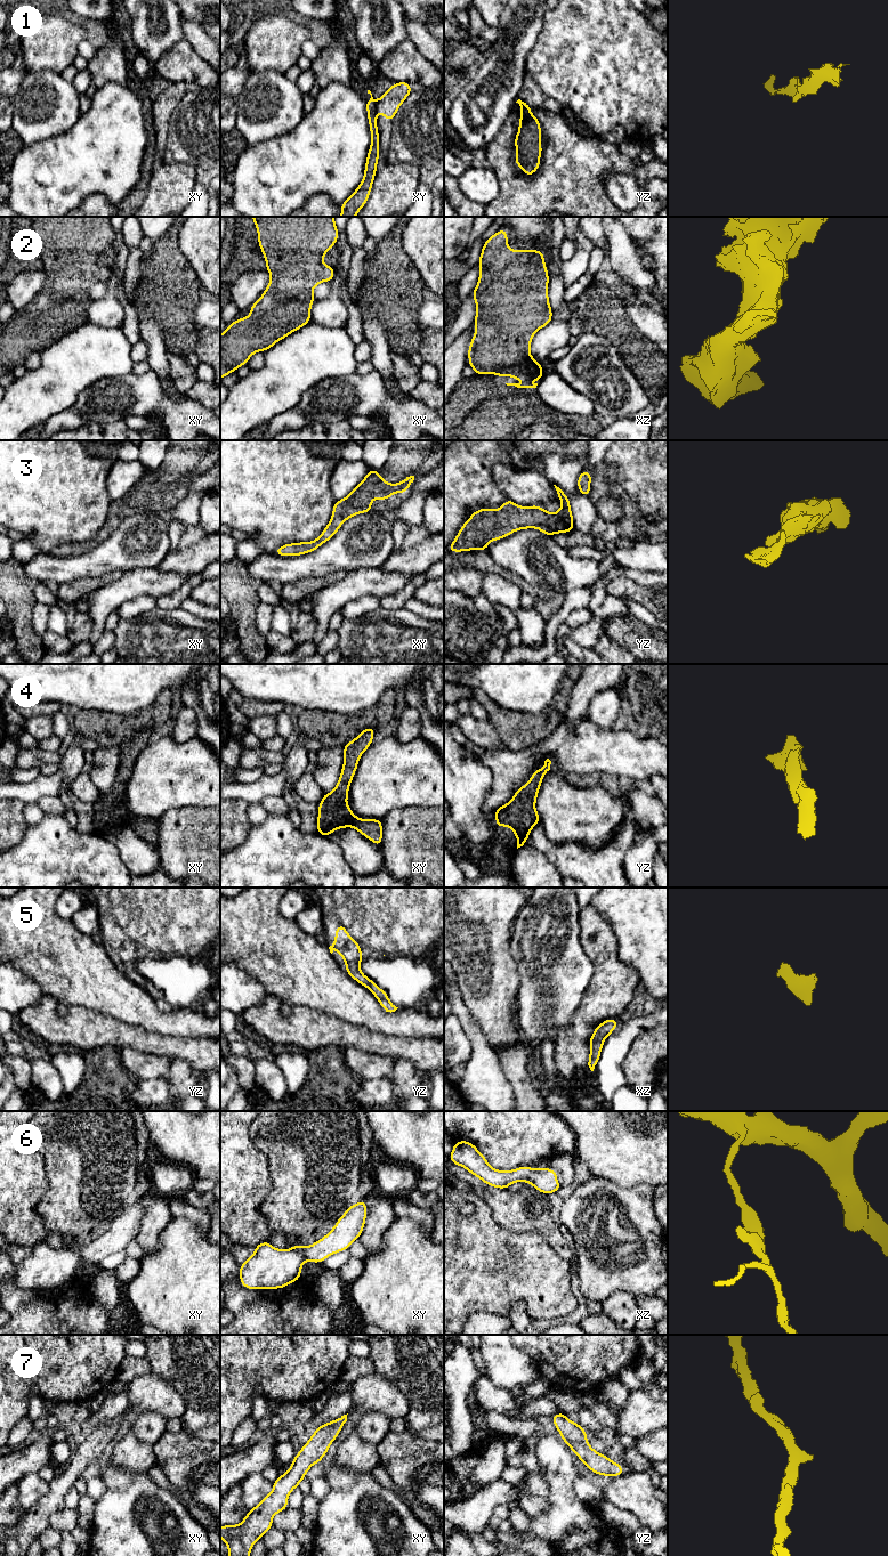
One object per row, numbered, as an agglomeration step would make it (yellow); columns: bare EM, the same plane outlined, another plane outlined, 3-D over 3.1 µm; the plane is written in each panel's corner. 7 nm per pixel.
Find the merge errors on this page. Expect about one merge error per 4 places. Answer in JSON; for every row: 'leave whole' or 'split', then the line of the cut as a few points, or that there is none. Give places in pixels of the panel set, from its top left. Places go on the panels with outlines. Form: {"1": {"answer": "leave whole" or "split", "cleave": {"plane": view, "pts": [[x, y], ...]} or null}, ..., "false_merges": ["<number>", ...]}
{"1": {"answer": "split", "cleave": {"plane": "xy", "pts": [[377, 102], [376, 111]]}}, "2": {"answer": "leave whole", "cleave": null}, "3": {"answer": "leave whole", "cleave": null}, "4": {"answer": "leave whole", "cleave": null}, "5": {"answer": "leave whole", "cleave": null}, "6": {"answer": "leave whole", "cleave": null}, "7": {"answer": "leave whole", "cleave": null}, "false_merges": ["1"]}

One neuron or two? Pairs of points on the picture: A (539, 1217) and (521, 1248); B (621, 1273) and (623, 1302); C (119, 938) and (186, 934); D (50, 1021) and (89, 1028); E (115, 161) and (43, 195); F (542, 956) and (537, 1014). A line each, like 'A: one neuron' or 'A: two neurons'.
A: two neurons
B: two neurons
C: one neuron
D: one neuron
E: one neuron
F: one neuron

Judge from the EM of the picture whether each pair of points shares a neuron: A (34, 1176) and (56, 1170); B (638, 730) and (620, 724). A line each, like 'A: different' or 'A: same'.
A: different
B: same

